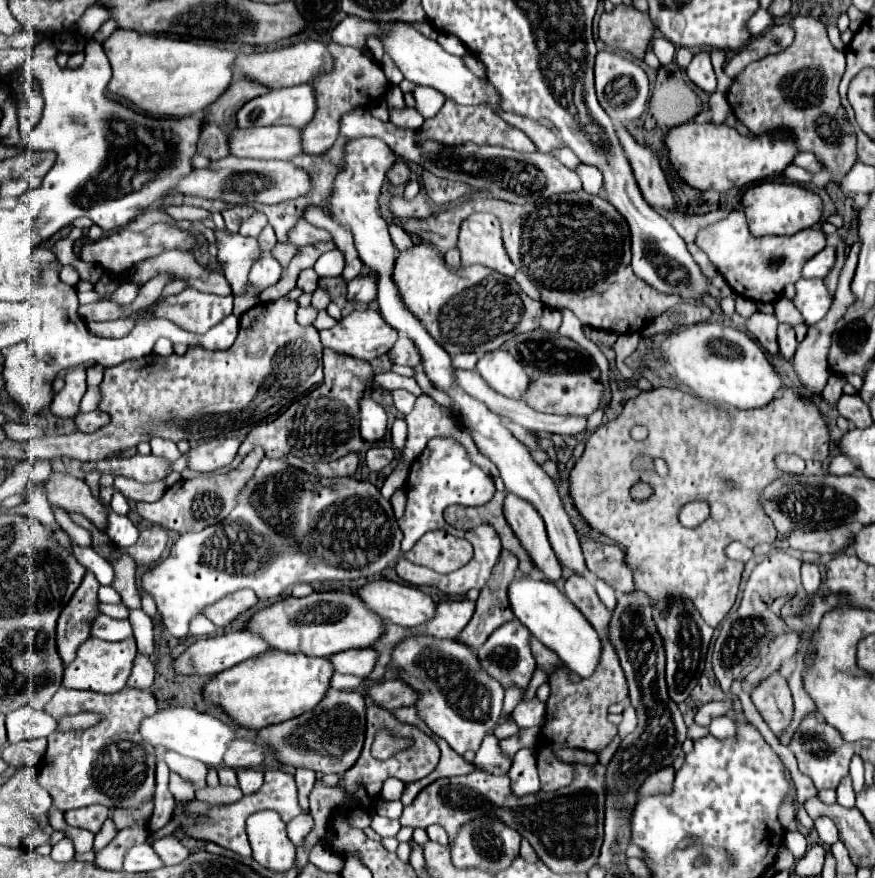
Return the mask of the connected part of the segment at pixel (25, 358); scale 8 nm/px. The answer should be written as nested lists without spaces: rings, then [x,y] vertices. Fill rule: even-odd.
[[[67,312],[67,328],[41,328],[39,336],[23,340],[11,348],[5,348],[3,350],[3,356],[5,356],[3,376],[5,376],[7,392],[9,392],[11,400],[15,404],[19,404],[29,416],[37,416],[51,404],[51,400],[53,400],[53,386],[51,384],[53,384],[53,378],[63,368],[79,366],[85,362],[95,362],[105,368],[117,366],[125,360],[133,360],[133,358],[141,358],[141,356],[151,354],[153,344],[161,336],[169,338],[173,344],[201,346],[201,348],[209,348],[209,350],[225,350],[225,348],[231,348],[231,344],[237,338],[237,332],[239,332],[239,318],[233,314],[227,316],[227,320],[223,320],[223,324],[217,324],[215,328],[211,328],[209,332],[205,332],[201,336],[175,326],[173,322],[169,322],[165,318],[155,318],[155,320],[135,324],[131,334],[125,338],[105,340],[105,338],[91,334],[89,328],[85,326],[83,318],[79,318],[77,312]]]

